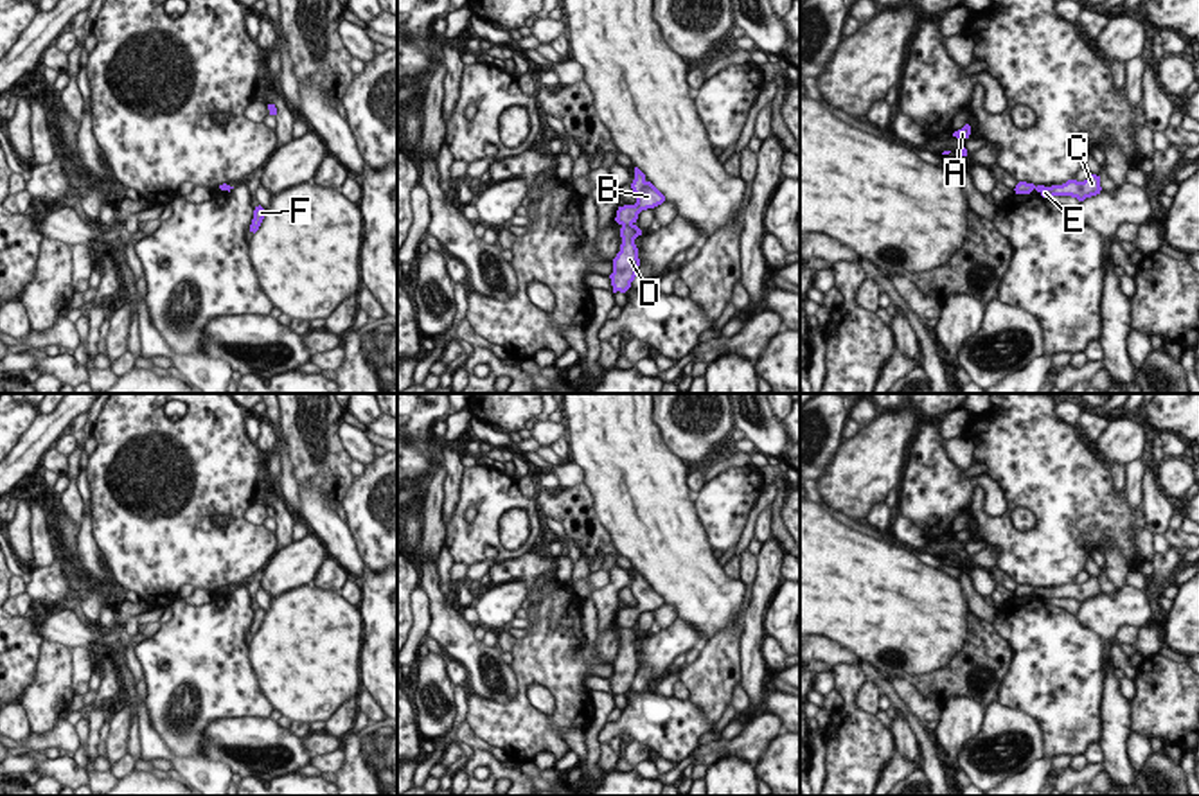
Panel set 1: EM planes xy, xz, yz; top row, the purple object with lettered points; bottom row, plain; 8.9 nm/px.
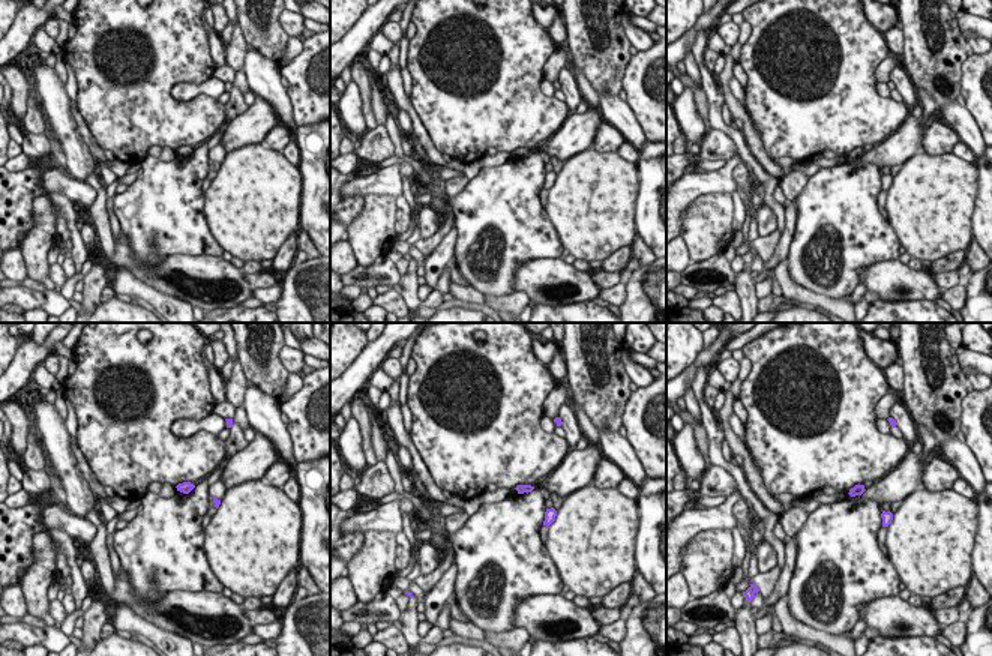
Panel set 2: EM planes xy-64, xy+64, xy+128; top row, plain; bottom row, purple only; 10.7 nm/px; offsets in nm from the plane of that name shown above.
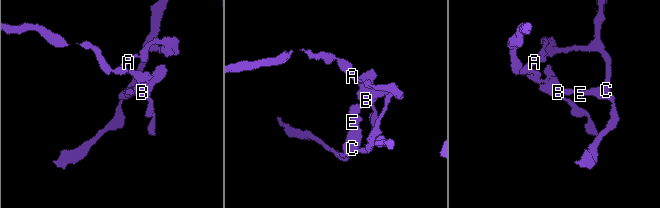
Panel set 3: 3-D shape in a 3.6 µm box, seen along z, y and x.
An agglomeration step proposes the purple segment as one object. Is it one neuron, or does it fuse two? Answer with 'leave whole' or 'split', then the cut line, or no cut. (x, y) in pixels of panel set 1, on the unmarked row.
split; cut in xz along (622, 626), (631, 627)

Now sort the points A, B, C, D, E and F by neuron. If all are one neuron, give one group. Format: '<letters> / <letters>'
A B F / C D E

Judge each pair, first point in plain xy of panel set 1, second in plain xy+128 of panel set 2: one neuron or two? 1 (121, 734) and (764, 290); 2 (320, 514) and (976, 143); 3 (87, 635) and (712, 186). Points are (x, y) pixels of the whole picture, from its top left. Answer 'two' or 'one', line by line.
1: two
2: one
3: one

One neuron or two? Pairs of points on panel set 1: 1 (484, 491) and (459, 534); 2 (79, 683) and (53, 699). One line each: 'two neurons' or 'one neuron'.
1: one neuron
2: two neurons

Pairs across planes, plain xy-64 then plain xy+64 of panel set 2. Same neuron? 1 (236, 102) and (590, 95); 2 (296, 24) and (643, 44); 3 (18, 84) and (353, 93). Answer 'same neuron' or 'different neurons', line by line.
1: different neurons
2: same neuron
3: same neuron

